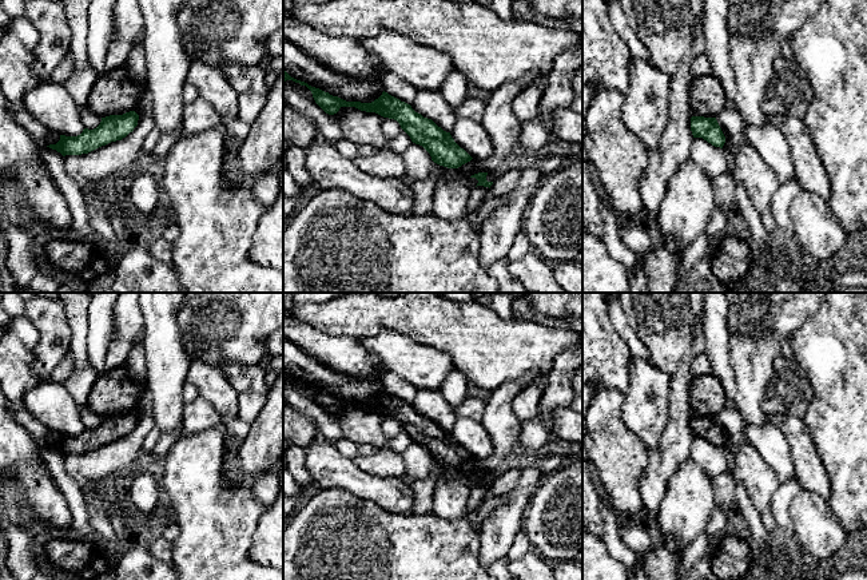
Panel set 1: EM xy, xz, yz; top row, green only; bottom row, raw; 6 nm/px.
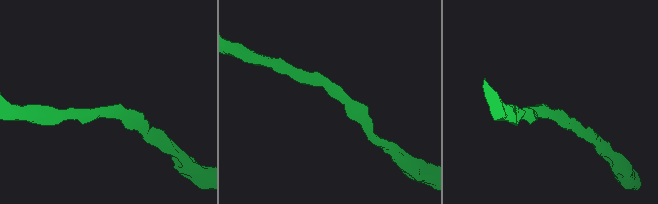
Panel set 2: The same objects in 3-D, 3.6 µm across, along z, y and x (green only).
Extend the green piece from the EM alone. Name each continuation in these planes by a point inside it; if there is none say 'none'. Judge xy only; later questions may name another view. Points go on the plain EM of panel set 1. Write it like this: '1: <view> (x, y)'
none

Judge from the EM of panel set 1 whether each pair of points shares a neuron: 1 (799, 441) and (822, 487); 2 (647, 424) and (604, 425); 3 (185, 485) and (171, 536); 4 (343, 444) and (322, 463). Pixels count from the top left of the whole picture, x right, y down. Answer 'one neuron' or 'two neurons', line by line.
1: one neuron
2: two neurons
3: two neurons
4: two neurons

